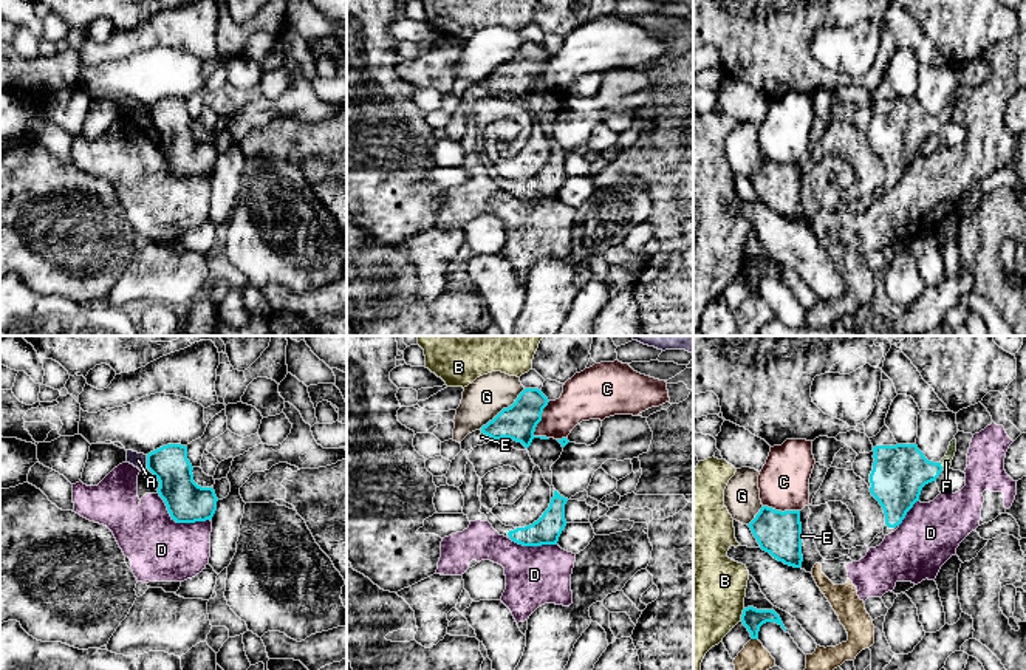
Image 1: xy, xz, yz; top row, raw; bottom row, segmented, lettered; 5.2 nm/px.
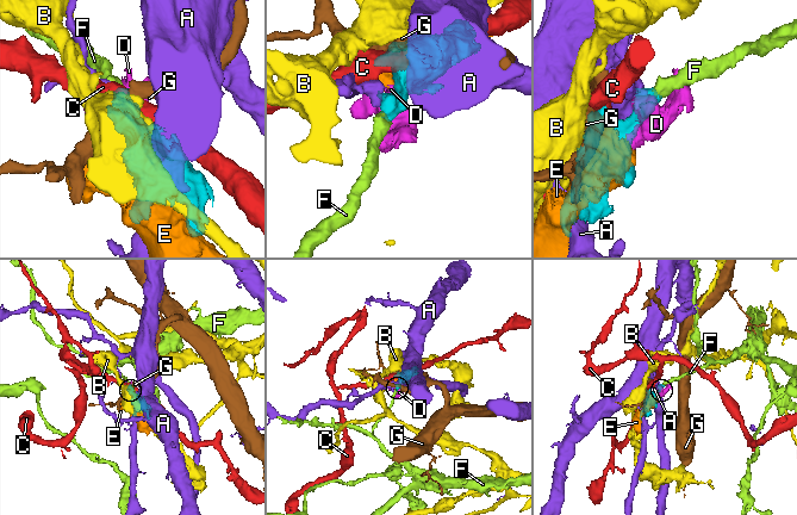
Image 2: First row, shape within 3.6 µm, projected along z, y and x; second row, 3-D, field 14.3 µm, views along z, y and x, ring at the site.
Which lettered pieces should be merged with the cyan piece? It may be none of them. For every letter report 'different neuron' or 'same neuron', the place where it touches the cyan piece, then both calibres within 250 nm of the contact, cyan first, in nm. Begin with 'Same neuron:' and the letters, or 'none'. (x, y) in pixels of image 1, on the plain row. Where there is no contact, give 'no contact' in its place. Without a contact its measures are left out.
Same neuron: F
A: different neuron; contact xy (147, 115); calibres 190 and 80 nm
B: different neuron; contact yz (742, 268); calibres 110 and 480 nm
C: different neuron; contact xz (540, 73); calibres 190 and 220 nm
D: different neuron; contact xy (178, 175); calibres 220 and 320 nm
E: different neuron; contact yz (755, 291); calibres 110 and 160 nm
F: same neuron; contact yz (941, 119); calibres 280 and 60 nm
G: different neuron; contact xz (503, 62); calibres 190 and 220 nm

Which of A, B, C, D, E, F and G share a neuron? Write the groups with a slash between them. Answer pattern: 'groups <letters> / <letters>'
groups A / B / C / D E / F / G

